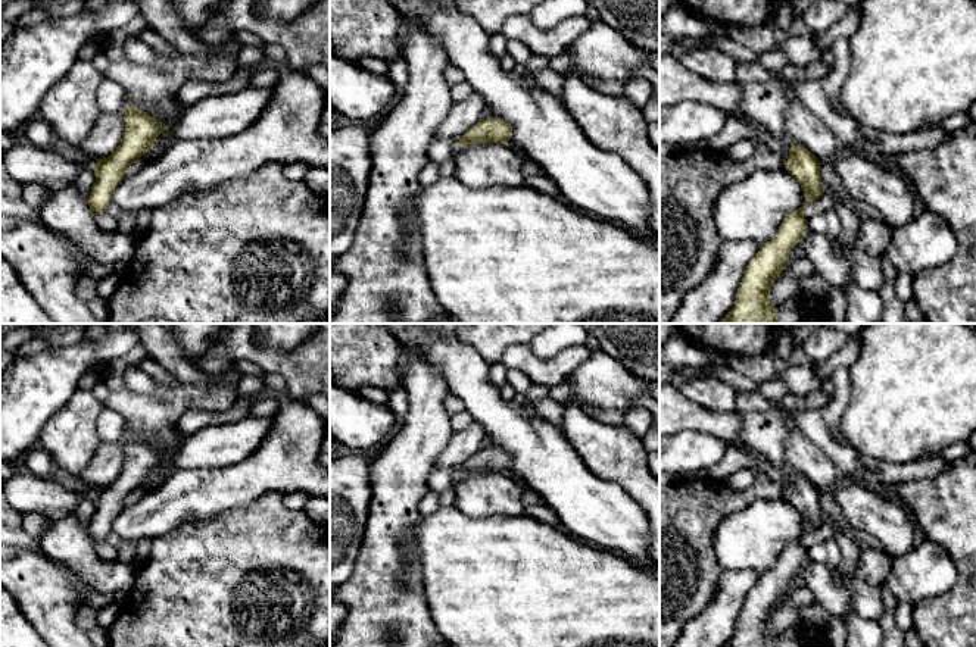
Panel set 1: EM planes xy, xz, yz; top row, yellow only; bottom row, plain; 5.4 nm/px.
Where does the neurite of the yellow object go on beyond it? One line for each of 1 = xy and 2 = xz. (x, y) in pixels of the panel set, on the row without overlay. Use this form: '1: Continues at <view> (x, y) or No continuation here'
1: No continuation here
2: No continuation here

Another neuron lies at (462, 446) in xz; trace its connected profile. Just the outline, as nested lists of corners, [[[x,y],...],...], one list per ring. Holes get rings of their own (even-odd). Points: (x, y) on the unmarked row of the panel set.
[[[474,421],[467,429],[453,432],[437,459],[437,468],[456,469],[470,460],[478,450],[486,432]]]

